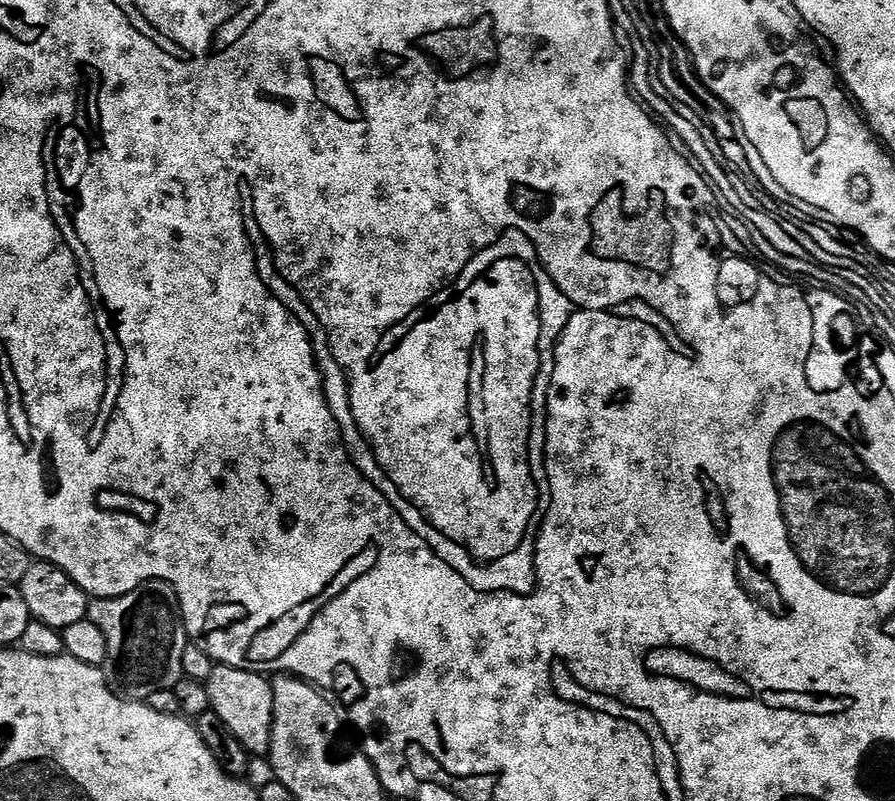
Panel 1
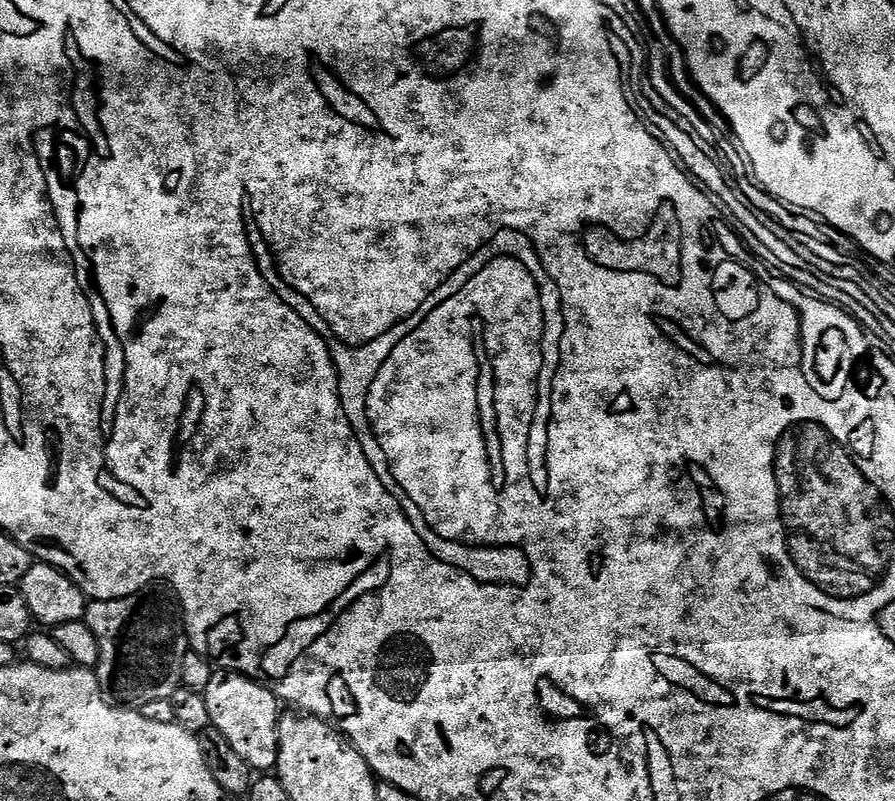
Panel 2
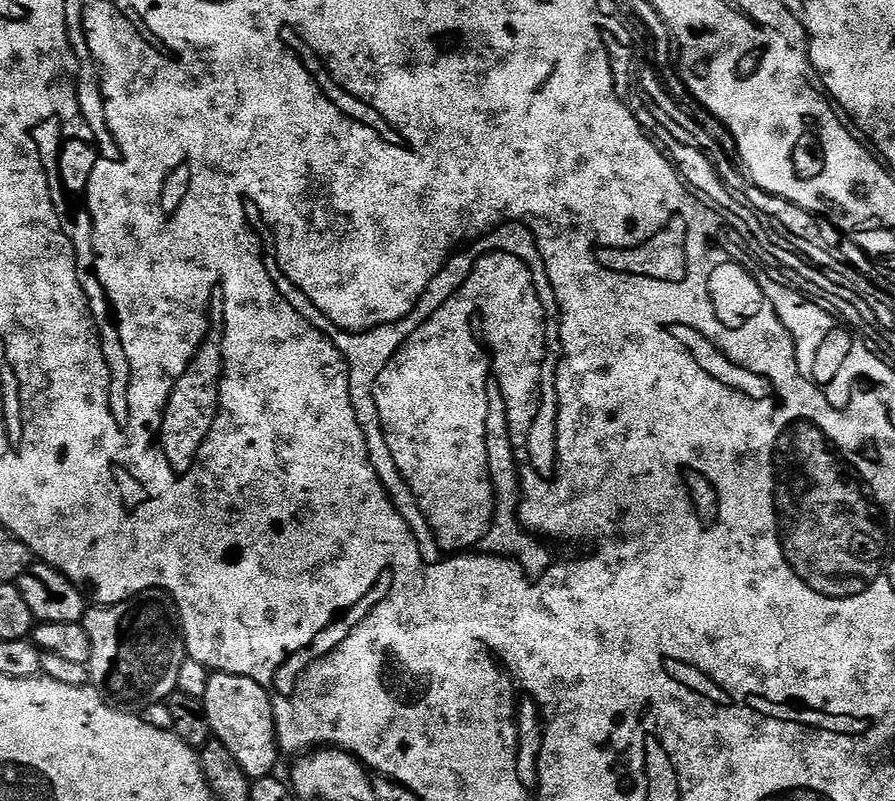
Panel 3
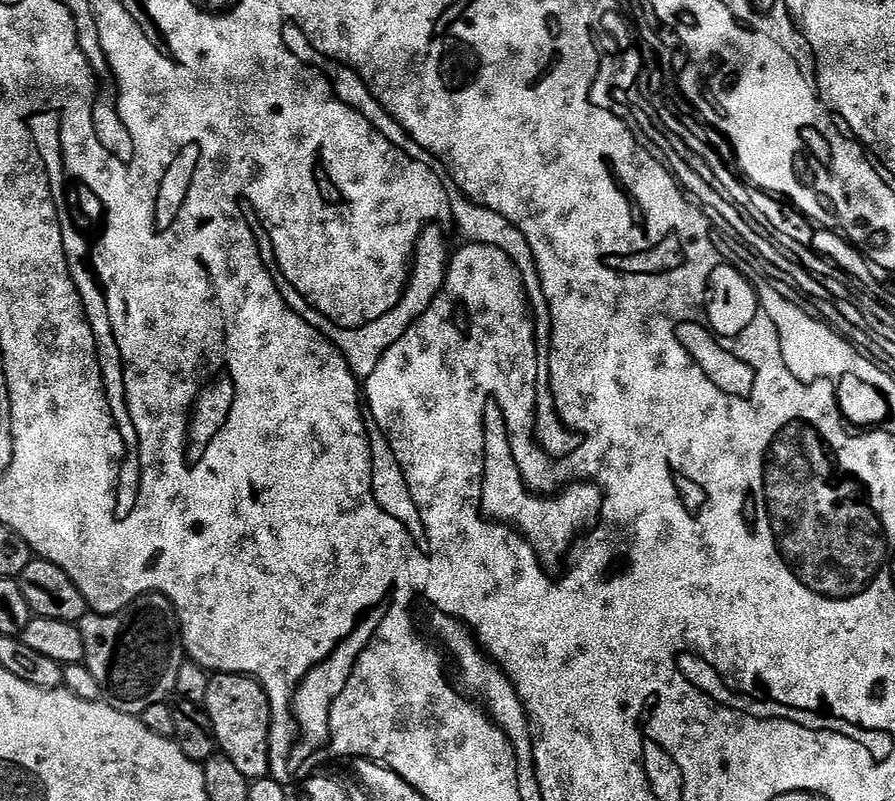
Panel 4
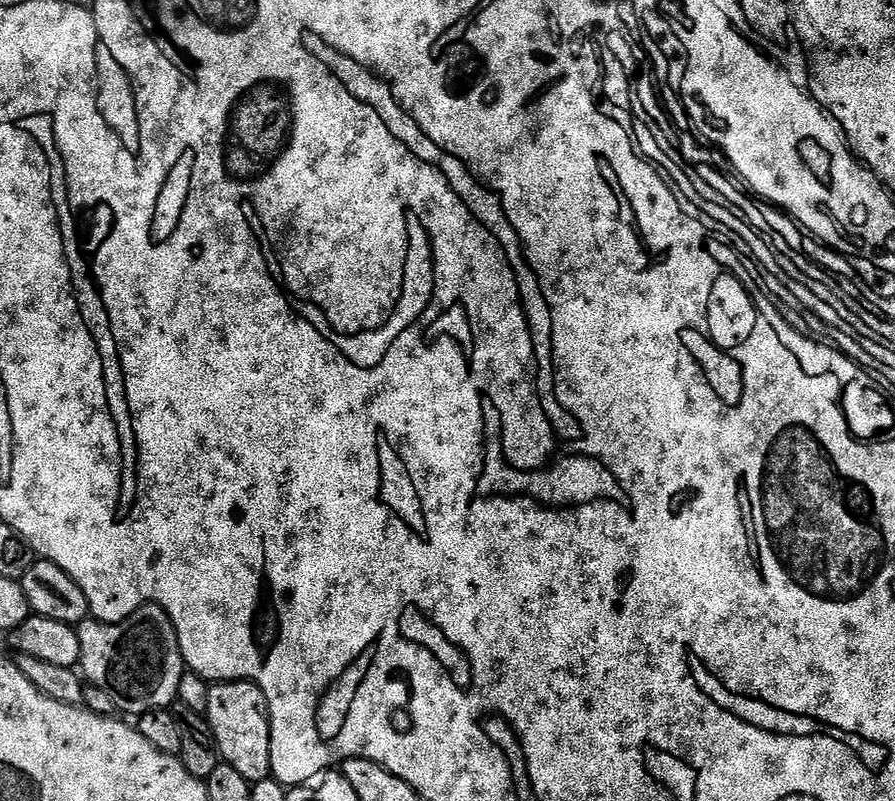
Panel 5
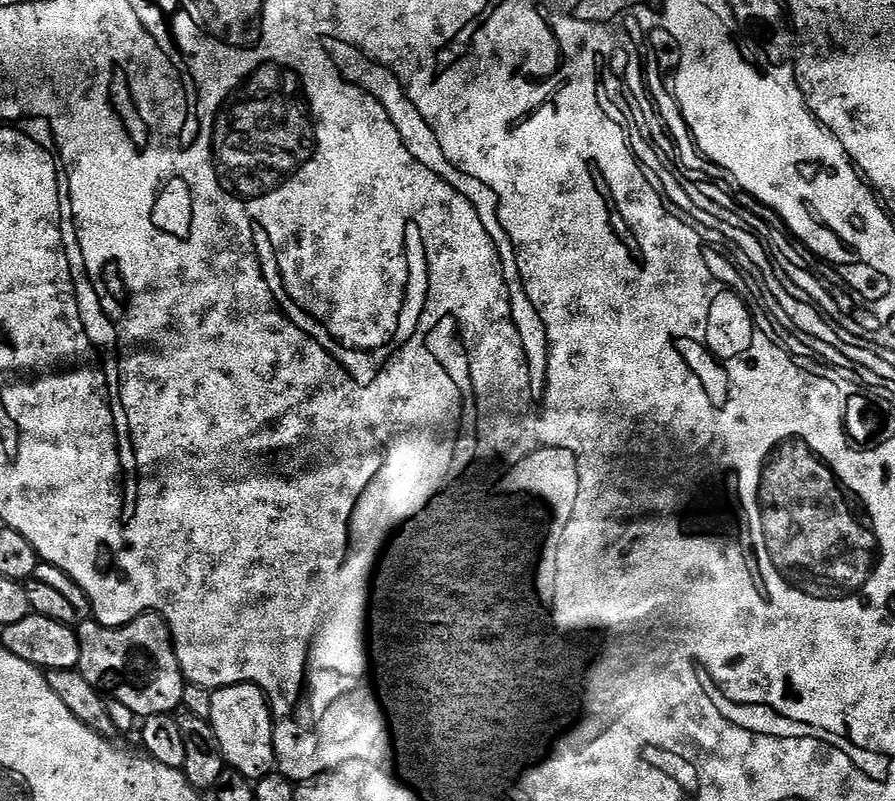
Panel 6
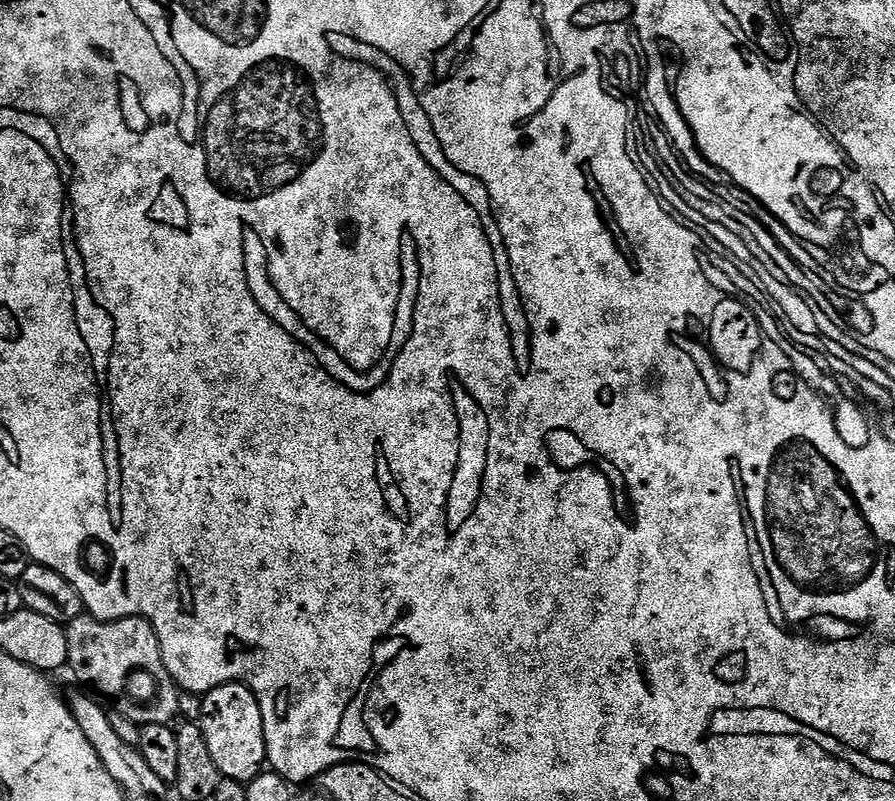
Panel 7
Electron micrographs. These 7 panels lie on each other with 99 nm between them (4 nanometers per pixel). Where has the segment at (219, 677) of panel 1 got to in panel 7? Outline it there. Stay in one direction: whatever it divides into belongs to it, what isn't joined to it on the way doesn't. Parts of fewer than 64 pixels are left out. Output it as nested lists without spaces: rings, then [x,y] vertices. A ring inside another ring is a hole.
[[[223,684],[203,693],[199,701],[198,723],[210,746],[214,766],[218,766],[221,777],[247,785],[255,776],[265,771],[268,758],[268,743],[264,737],[264,719],[260,704],[245,684]]]

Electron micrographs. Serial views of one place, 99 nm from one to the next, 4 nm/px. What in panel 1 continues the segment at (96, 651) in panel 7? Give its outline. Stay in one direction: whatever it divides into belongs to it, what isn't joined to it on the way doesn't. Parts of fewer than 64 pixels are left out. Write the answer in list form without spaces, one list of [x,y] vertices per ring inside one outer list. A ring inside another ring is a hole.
[[[147,580],[145,584],[139,584],[134,590],[130,590],[121,596],[105,596],[103,598],[96,598],[96,608],[88,608],[87,619],[94,622],[94,626],[98,626],[98,630],[102,630],[102,634],[106,634],[106,662],[103,666],[103,673],[108,678],[108,686],[118,696],[123,696],[130,700],[138,700],[147,702],[150,694],[158,694],[158,690],[173,690],[176,683],[185,679],[184,673],[184,655],[190,645],[188,638],[188,631],[184,625],[184,618],[180,614],[180,603],[178,602],[178,594],[172,588],[172,585],[165,582],[165,580]]]

